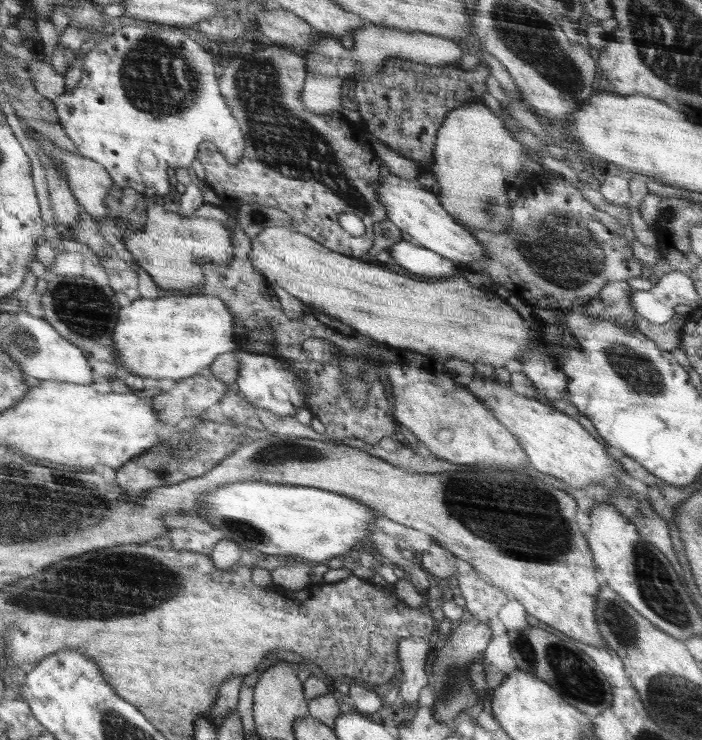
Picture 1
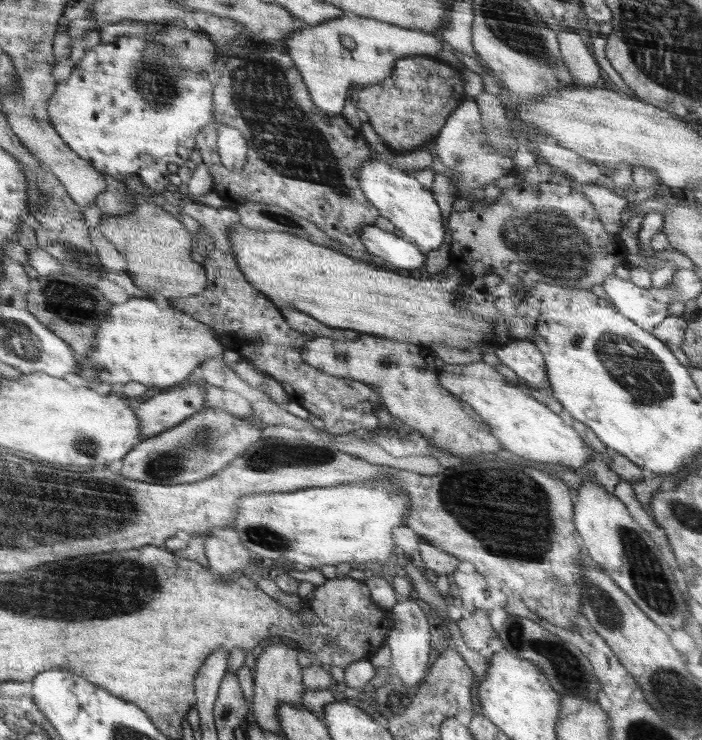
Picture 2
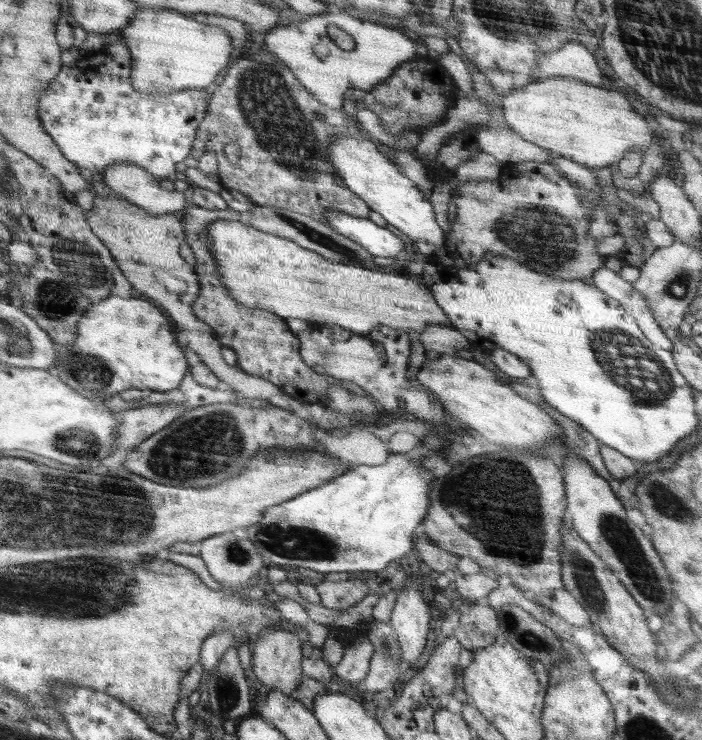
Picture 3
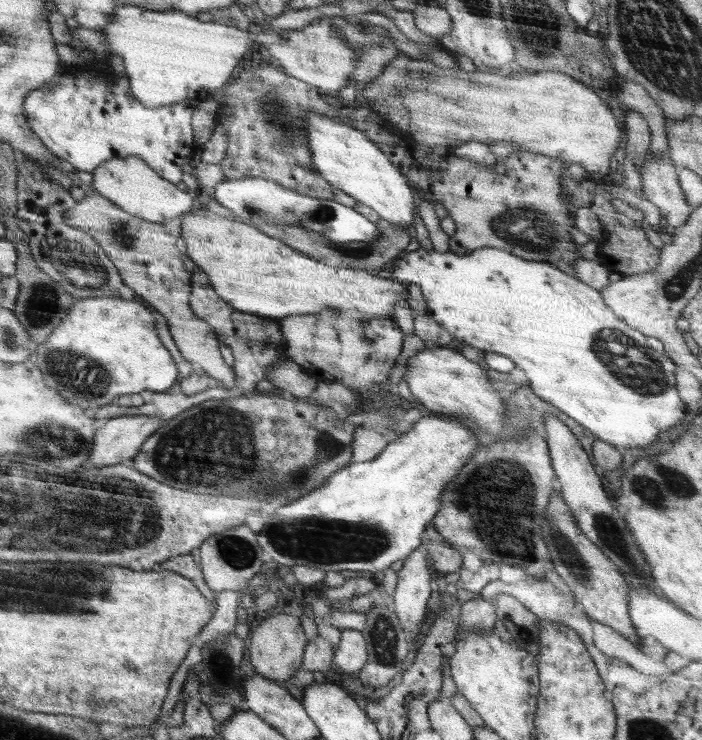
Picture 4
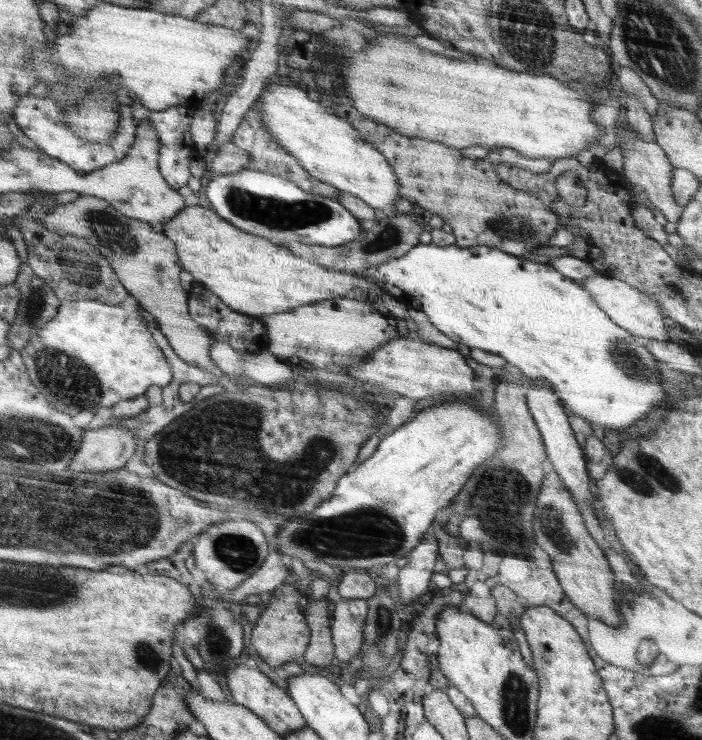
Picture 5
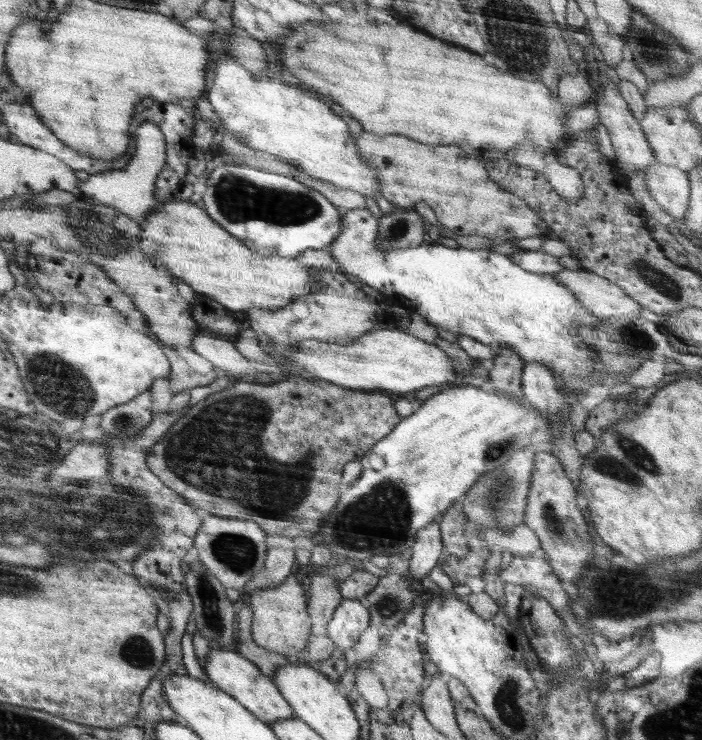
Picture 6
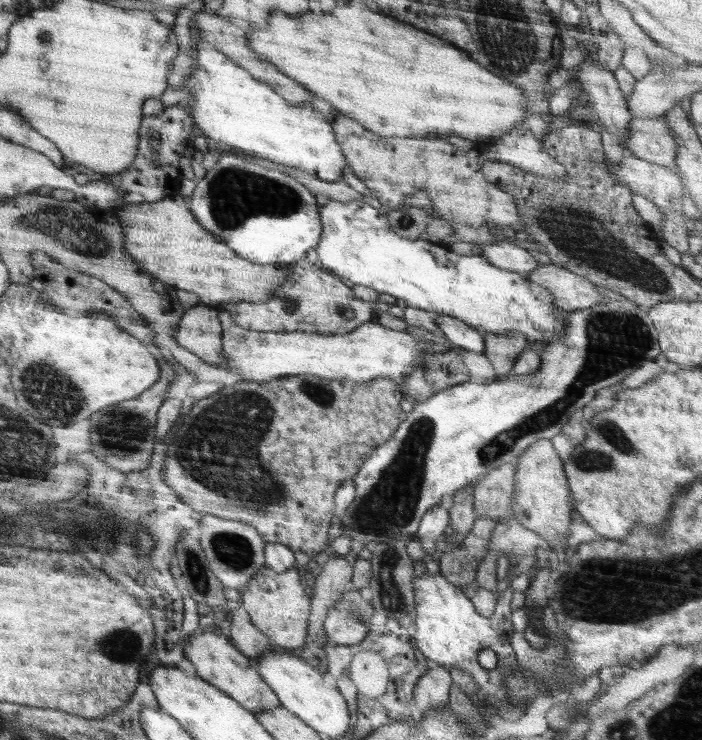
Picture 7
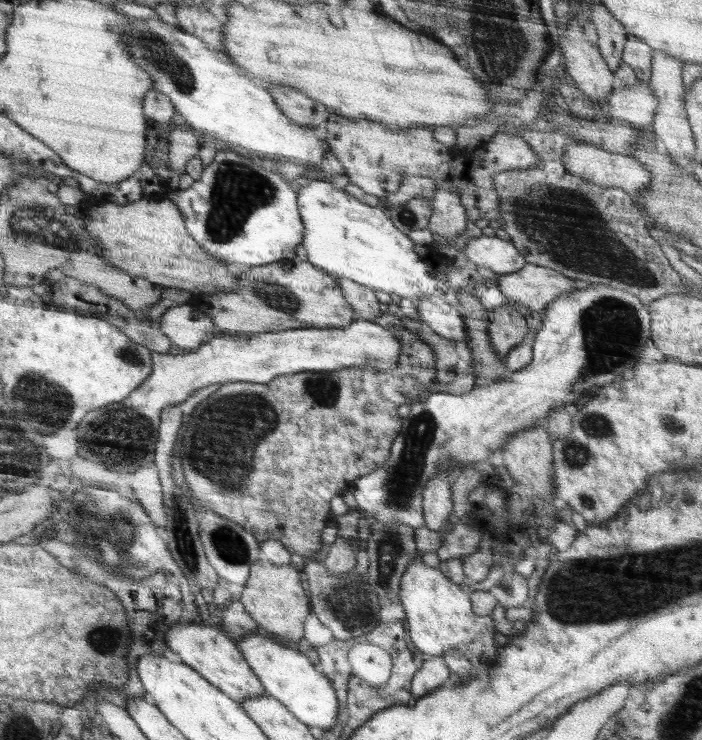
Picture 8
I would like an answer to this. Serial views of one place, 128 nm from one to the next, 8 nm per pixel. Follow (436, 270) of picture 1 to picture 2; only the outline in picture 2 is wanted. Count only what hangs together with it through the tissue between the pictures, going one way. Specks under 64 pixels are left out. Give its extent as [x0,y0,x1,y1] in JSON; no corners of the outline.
[359,224,427,268]

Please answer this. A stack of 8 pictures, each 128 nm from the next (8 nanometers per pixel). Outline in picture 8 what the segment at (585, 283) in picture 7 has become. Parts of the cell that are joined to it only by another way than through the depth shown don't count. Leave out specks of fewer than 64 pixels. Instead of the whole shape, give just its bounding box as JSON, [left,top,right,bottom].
[497,263,578,322]

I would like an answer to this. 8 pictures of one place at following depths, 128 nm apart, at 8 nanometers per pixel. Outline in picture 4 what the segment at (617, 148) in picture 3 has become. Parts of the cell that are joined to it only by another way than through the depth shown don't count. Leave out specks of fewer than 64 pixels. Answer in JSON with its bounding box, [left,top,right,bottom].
[363,55,620,176]

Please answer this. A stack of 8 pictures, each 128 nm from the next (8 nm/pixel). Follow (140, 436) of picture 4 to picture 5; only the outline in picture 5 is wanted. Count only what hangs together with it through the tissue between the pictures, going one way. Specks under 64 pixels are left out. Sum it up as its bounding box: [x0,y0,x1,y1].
[68,426,138,472]

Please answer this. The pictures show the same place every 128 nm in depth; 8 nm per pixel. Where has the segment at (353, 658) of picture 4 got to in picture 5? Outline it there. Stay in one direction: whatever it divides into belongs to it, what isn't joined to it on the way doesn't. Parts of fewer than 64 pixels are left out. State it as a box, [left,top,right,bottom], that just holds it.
[329,599,368,662]

